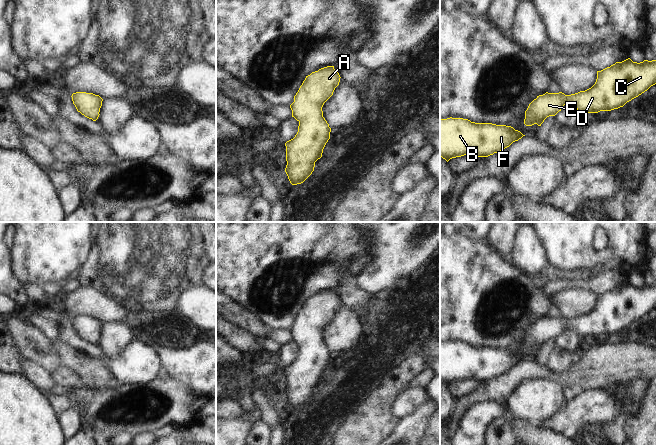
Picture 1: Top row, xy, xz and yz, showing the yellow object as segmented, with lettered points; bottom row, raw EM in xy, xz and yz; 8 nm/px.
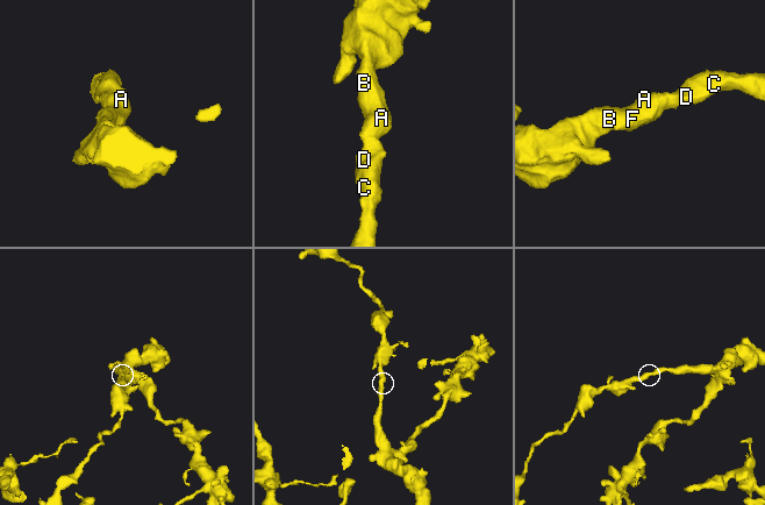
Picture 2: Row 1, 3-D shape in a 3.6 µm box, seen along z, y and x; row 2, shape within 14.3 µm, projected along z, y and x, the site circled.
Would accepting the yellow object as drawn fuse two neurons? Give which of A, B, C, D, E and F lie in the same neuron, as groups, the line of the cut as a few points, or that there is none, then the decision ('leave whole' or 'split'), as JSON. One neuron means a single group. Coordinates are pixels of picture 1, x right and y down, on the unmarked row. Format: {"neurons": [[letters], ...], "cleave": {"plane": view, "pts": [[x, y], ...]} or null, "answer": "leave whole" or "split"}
{"neurons": [["A", "B", "C", "D", "E", "F"]], "cleave": null, "answer": "leave whole"}

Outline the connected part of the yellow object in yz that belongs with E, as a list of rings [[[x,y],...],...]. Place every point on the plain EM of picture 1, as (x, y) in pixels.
[[[628,282],[622,286],[616,286],[601,295],[597,295],[595,308],[585,315],[580,315],[571,319],[565,319],[562,316],[546,316],[543,319],[537,320],[525,335],[524,348],[526,350],[532,350],[534,348],[541,350],[547,341],[555,340],[561,335],[564,329],[575,330],[579,337],[598,337],[600,335],[618,333],[655,308],[656,284],[644,284],[643,286],[637,287]]]

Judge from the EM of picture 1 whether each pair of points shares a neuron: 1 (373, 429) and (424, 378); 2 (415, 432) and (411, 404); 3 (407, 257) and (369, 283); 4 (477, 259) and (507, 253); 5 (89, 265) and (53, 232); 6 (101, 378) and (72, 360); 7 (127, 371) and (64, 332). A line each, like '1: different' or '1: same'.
1: different
2: different
3: same
4: different
5: different
6: same
7: same

